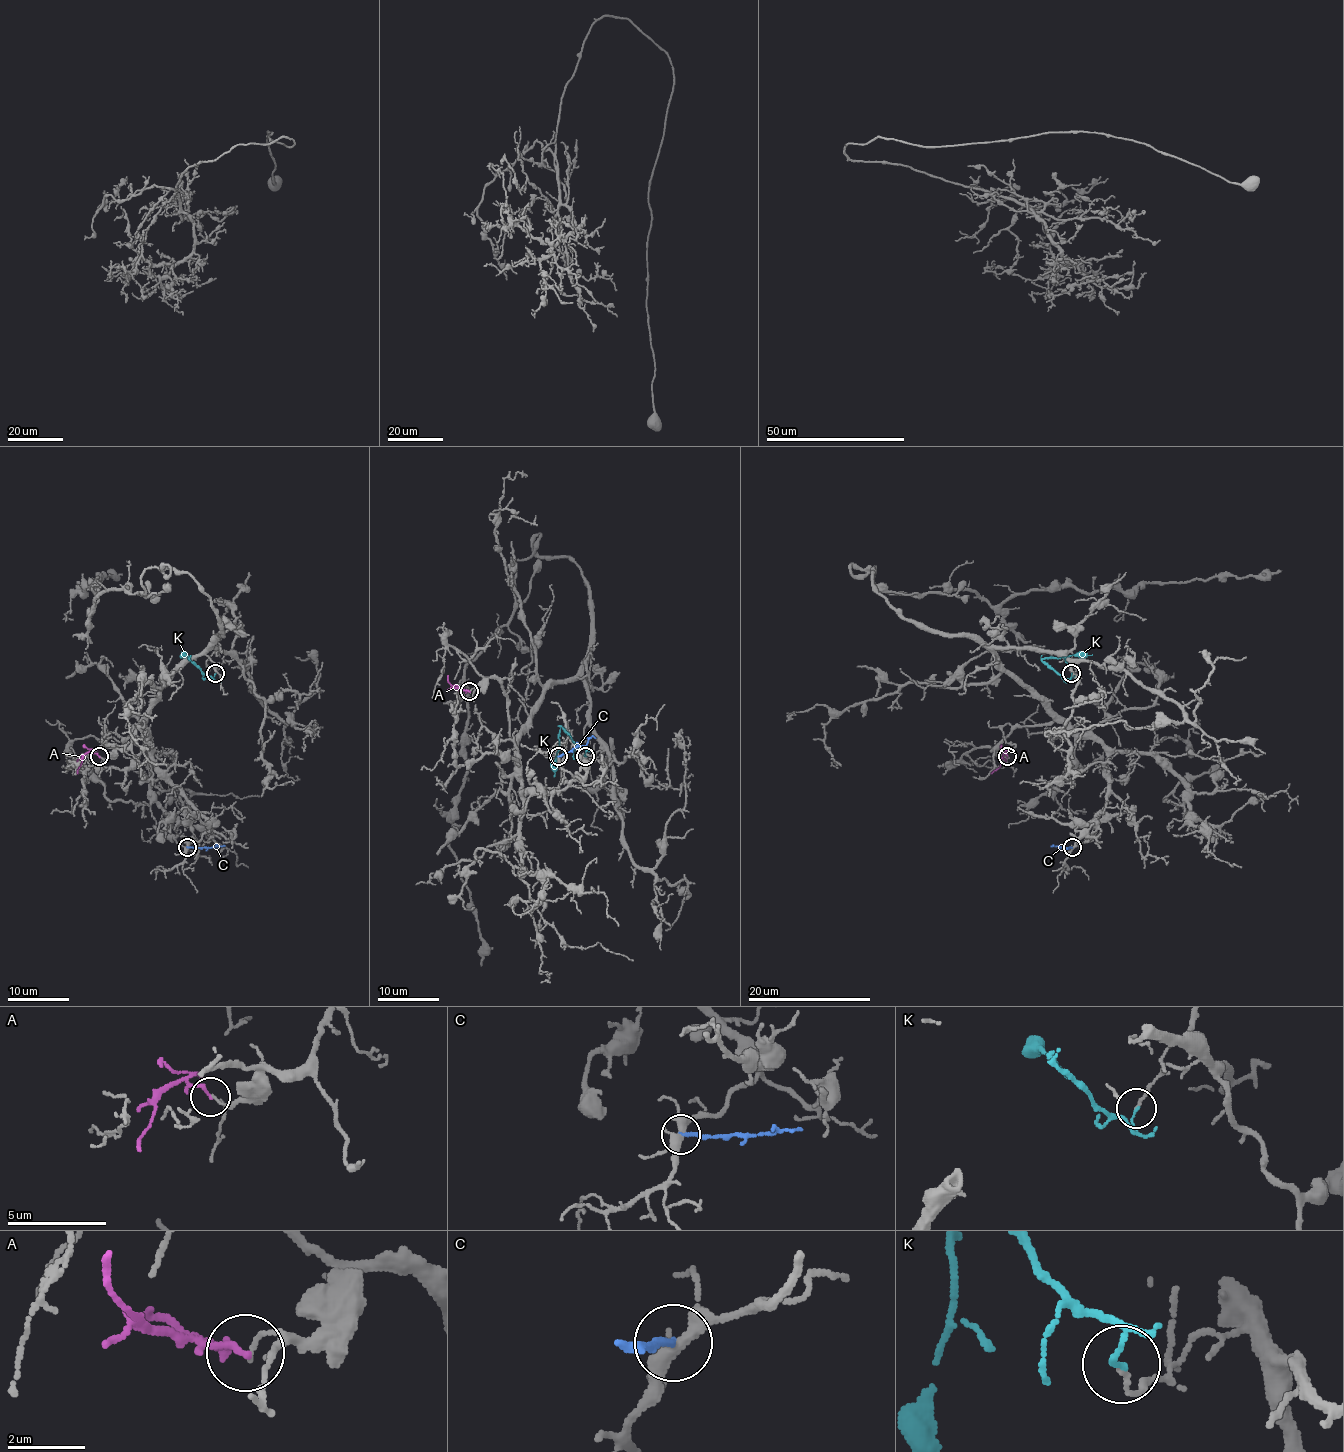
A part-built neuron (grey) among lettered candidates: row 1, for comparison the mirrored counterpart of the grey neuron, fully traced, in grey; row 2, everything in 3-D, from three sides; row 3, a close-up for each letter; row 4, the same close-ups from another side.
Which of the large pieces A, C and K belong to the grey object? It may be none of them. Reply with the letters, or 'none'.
none

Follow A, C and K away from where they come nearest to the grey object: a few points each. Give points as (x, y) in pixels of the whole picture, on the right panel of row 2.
A: (1006, 757), (1005, 752), (1000, 765), (991, 774)
C: (1072, 848), (1054, 845)
K: (1071, 674), (1066, 682), (1042, 660), (1092, 654)

